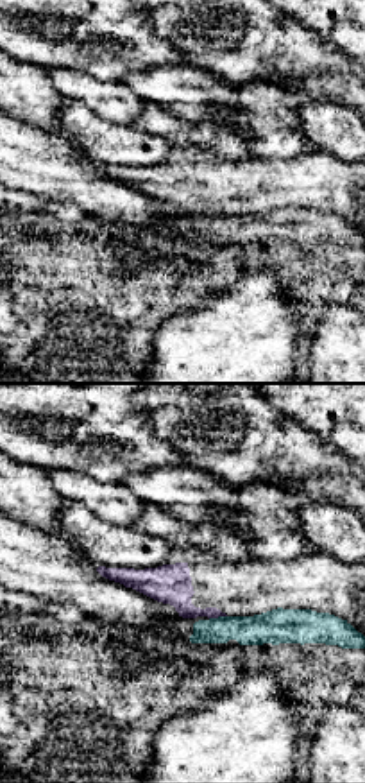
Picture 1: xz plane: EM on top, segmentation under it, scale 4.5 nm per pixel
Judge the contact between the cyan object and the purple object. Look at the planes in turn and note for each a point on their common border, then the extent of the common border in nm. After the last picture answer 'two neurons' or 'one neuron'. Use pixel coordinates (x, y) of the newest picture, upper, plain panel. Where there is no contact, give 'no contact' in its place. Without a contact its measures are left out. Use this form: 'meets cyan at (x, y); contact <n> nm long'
meets cyan at (219, 215); contact 80 nm long

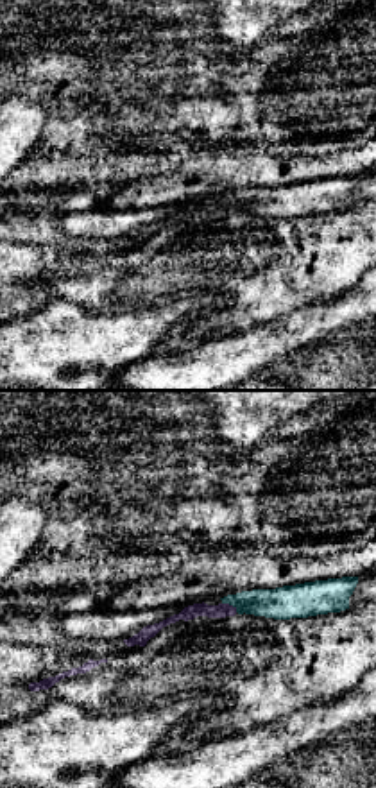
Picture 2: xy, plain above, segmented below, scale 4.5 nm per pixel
meets cyan at (230, 203); contact 80 nm long

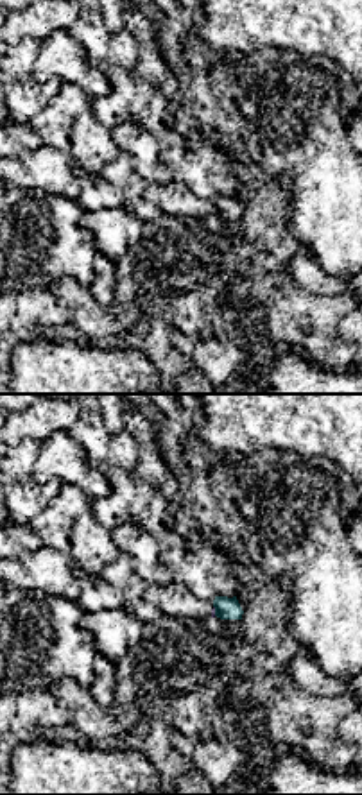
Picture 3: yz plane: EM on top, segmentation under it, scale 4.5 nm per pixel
meets cyan at (215, 210); contact 50 nm long

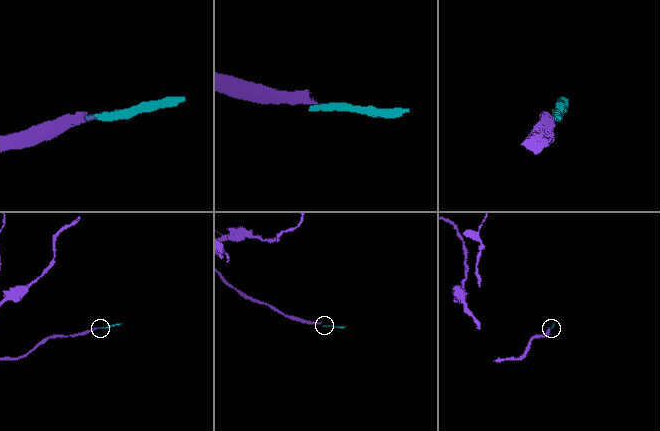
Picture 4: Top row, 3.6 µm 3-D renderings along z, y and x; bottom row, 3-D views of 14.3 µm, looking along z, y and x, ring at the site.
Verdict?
two neurons

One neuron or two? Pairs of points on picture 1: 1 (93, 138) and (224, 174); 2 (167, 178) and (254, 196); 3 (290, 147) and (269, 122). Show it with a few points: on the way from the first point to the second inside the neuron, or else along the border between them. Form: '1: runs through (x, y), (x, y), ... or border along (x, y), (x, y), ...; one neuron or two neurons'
1: border along (165, 162), (154, 167), (124, 167); two neurons
2: runs through (188, 185), (233, 187); one neuron
3: runs through (287, 142), (274, 128); one neuron

